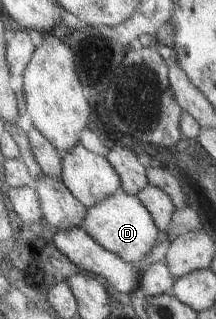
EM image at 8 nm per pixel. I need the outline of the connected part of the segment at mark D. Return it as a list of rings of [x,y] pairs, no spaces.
[[[119,188],[112,196],[92,205],[84,215],[81,227],[103,249],[118,255],[123,261],[139,263],[150,253],[157,241],[159,229],[147,208],[136,195],[129,195]]]

